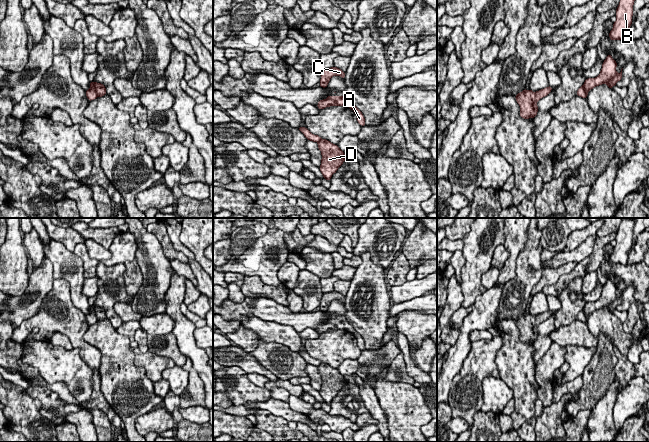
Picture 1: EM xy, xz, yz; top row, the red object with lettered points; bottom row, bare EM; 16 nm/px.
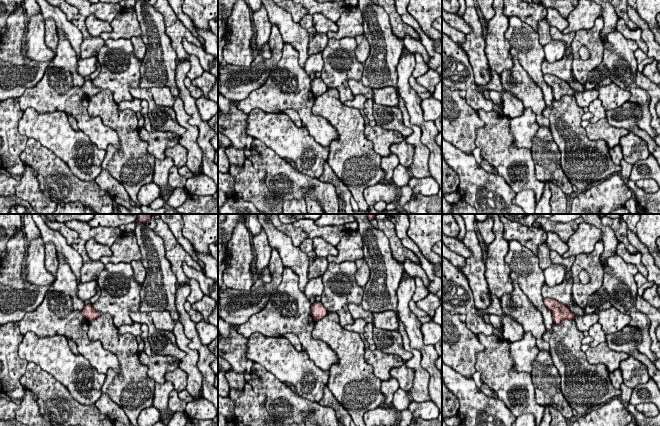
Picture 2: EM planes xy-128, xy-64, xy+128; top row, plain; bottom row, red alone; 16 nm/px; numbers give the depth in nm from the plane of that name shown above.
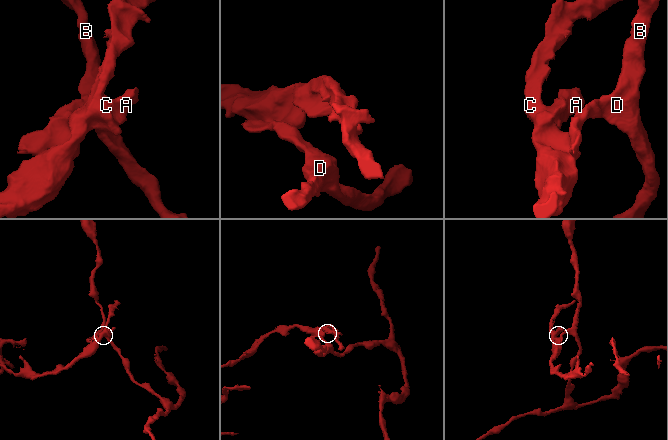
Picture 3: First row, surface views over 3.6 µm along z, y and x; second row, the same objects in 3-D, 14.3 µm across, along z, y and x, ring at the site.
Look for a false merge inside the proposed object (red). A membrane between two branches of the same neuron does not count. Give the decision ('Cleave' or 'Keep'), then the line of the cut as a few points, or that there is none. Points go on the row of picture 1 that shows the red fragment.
Cleave. Split along xy (92, 82), (97, 96)

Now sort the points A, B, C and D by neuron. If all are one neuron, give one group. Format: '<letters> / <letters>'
A C / B D

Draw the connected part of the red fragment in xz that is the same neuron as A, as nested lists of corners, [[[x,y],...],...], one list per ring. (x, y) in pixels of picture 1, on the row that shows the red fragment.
[[[328,95],[326,99],[318,101],[318,104],[317,104],[317,107],[319,108],[319,110],[330,106],[348,106],[357,115],[358,123],[361,126],[365,126],[364,115],[347,96]]]

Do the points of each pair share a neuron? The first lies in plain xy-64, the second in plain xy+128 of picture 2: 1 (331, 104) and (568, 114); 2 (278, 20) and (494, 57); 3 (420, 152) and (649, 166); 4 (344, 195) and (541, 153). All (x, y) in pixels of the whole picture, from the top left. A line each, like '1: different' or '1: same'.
1: same
2: different
3: same
4: same

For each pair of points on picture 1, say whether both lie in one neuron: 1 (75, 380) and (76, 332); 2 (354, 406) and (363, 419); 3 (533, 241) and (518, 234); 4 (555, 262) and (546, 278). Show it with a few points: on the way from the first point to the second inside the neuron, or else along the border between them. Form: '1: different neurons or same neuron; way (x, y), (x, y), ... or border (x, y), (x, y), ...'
1: different neurons; border (73, 347), (79, 349), (79, 356), (90, 367)
2: different neurons; border (368, 411), (360, 414), (355, 422)
3: different neurons; border (528, 228), (525, 247), (516, 259)
4: different neurons; border (575, 262), (542, 269)

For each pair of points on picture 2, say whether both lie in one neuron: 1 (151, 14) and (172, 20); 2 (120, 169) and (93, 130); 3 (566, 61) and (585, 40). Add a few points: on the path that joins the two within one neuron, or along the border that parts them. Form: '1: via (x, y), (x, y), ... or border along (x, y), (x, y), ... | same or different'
1: border along (156, 10), (163, 17), (164, 31), (170, 41) | different
2: border along (104, 125), (115, 131), (119, 140), (118, 150) | different
3: border along (570, 47), (573, 74) | different

